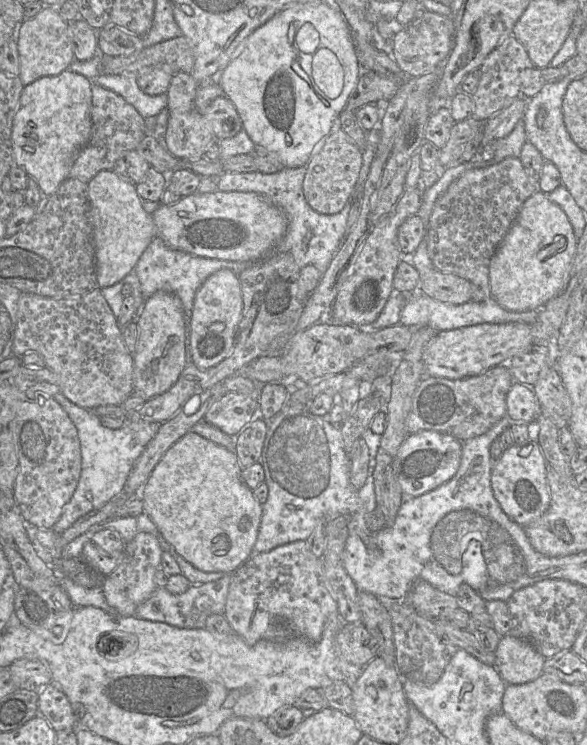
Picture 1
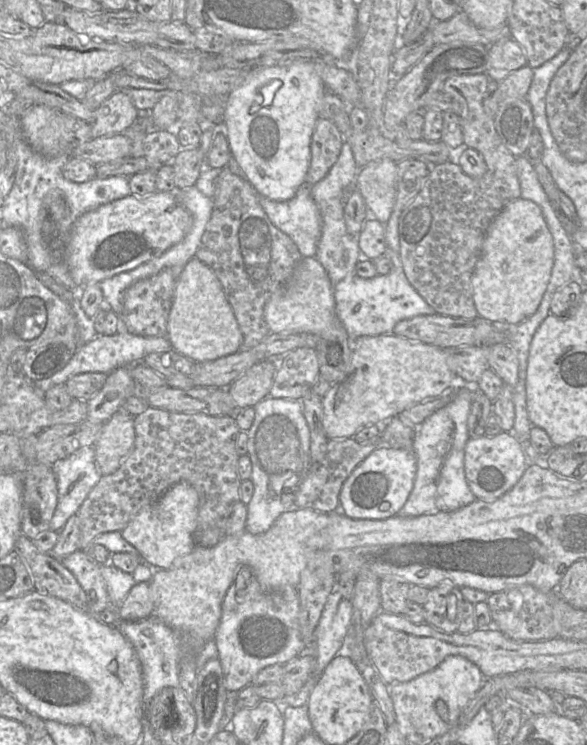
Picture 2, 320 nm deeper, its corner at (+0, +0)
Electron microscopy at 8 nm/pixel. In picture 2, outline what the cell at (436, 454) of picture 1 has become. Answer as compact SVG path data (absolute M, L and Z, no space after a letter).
M379 447L343 483L339 511L352 519L382 520L395 516L413 489L416 473L417 460L413 451Z

